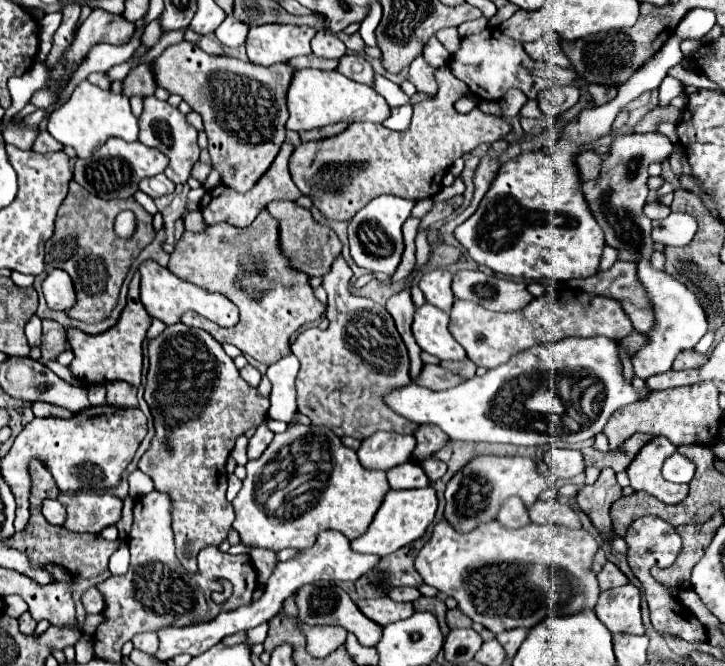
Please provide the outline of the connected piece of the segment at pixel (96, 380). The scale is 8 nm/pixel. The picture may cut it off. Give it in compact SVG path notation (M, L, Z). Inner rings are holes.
M138 274L130 282L128 302L118 318L118 322L100 334L86 334L78 328L68 328L68 342L72 352L76 354L74 362L70 364L70 372L76 380L80 380L86 388L108 384L114 380L130 382L132 386L140 386L140 372L142 372L142 342L146 338L146 330L152 324L152 318L146 314L144 304L140 302L140 288L138 288Z

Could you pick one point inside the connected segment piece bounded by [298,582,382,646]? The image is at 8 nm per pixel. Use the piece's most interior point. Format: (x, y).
(322, 602)

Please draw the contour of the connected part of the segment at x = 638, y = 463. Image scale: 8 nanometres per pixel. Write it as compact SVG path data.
M654 436L650 442L646 442L626 468L626 474L630 476L630 486L634 490L644 490L652 494L666 504L676 504L684 500L684 496L688 494L688 484L668 482L662 476L662 464L676 450L678 446L674 446L664 436Z

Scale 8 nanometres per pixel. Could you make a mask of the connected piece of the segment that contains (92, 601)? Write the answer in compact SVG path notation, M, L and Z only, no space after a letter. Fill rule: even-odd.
M88 588L82 596L82 604L88 614L100 614L104 604L102 604L102 594L96 588Z

